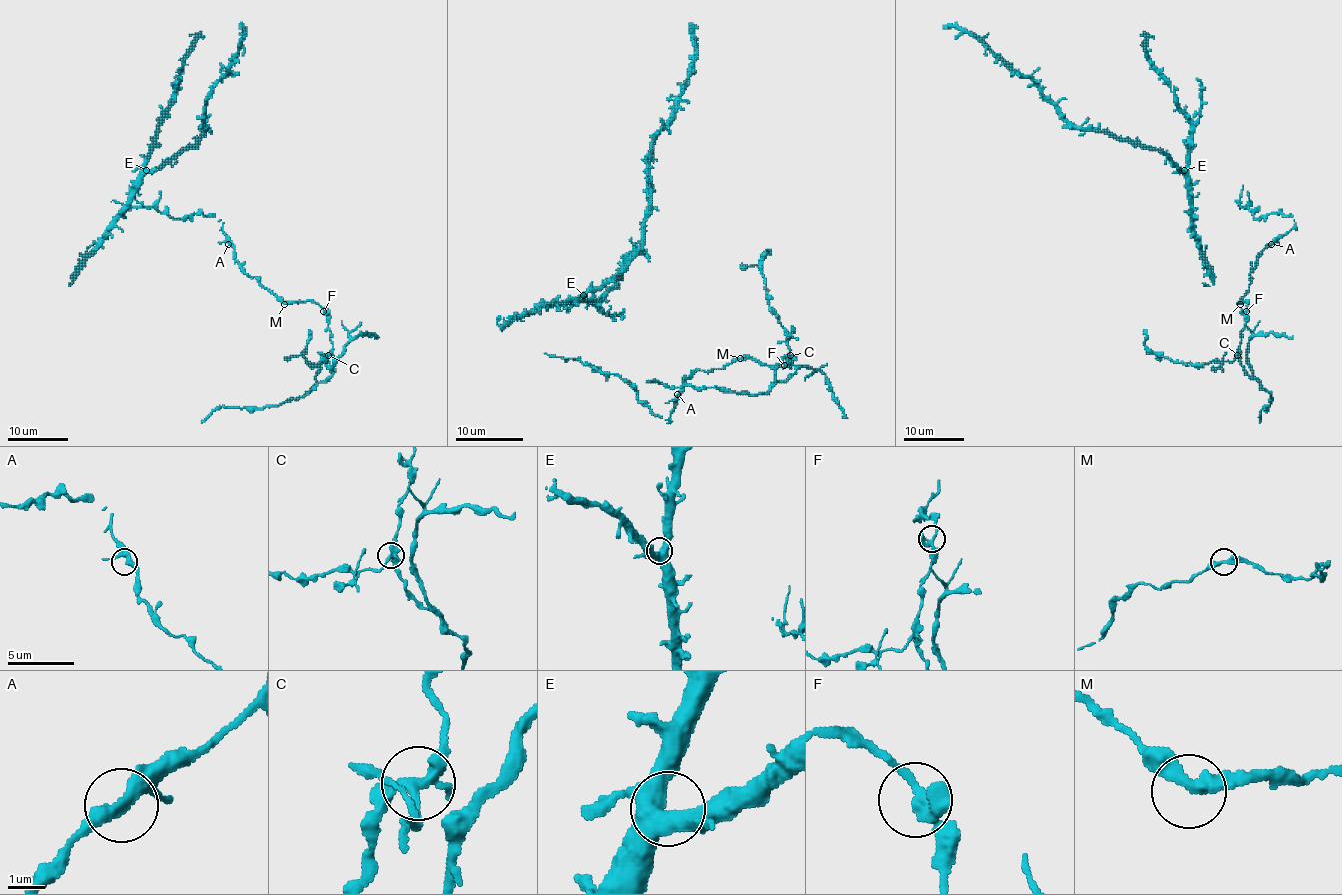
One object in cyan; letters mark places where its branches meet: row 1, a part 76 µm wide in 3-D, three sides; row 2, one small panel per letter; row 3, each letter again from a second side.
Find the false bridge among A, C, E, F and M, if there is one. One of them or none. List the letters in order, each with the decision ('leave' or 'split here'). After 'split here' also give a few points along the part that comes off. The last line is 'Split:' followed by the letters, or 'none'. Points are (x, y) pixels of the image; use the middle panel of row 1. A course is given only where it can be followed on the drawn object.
A: leave
C: split here; course (789, 355), (777, 367), (776, 380), (759, 394), (716, 387), (665, 387), (646, 380)
E: leave
F: leave
M: leave
Split: C

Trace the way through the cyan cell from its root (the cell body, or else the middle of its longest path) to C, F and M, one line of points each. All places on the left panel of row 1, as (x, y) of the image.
C: (171, 216), (203, 213), (221, 219), (234, 260), (248, 275), (284, 301), (316, 302), (331, 332), (328, 355)
F: (171, 216), (203, 213), (221, 219), (234, 250), (234, 260), (248, 275), (284, 301), (313, 301), (323, 311)
M: (171, 216), (185, 218), (192, 213), (203, 213), (221, 219), (222, 230), (234, 250), (234, 260), (284, 304)

